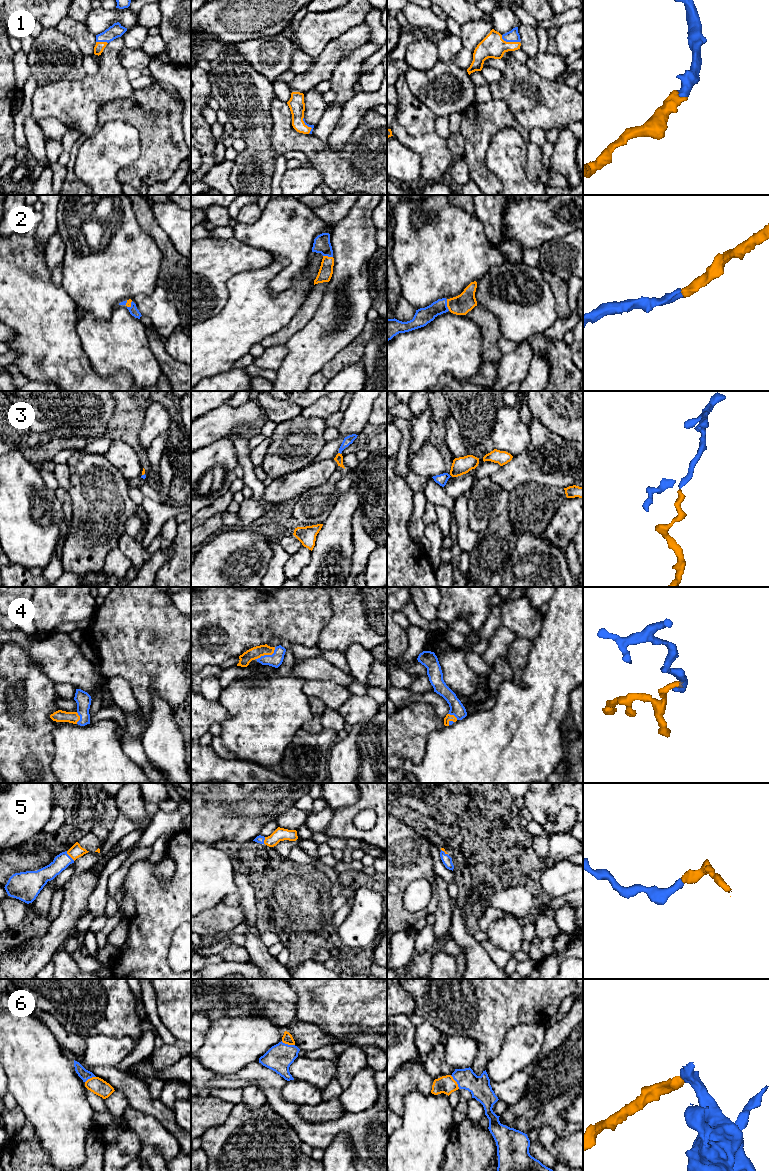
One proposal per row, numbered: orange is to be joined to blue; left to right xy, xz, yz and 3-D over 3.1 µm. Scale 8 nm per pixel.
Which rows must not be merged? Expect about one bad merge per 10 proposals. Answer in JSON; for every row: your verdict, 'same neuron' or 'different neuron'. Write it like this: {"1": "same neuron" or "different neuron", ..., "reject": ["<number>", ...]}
{"1": "same neuron", "2": "same neuron", "3": "same neuron", "4": "same neuron", "5": "same neuron", "6": "same neuron", "reject": []}

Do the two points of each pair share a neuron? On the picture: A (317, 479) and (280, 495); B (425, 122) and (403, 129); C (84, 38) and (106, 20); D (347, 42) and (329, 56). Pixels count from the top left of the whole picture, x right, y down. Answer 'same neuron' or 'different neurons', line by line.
A: same neuron
B: same neuron
C: different neurons
D: same neuron

